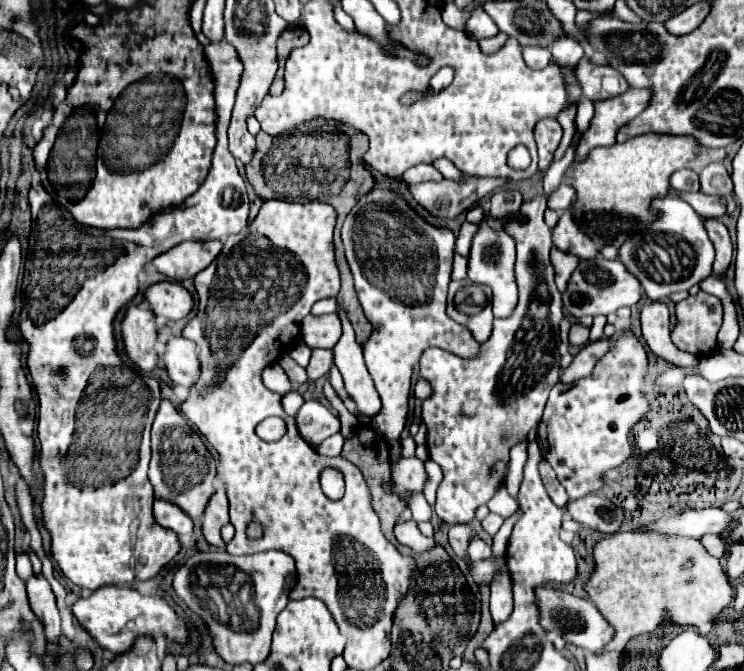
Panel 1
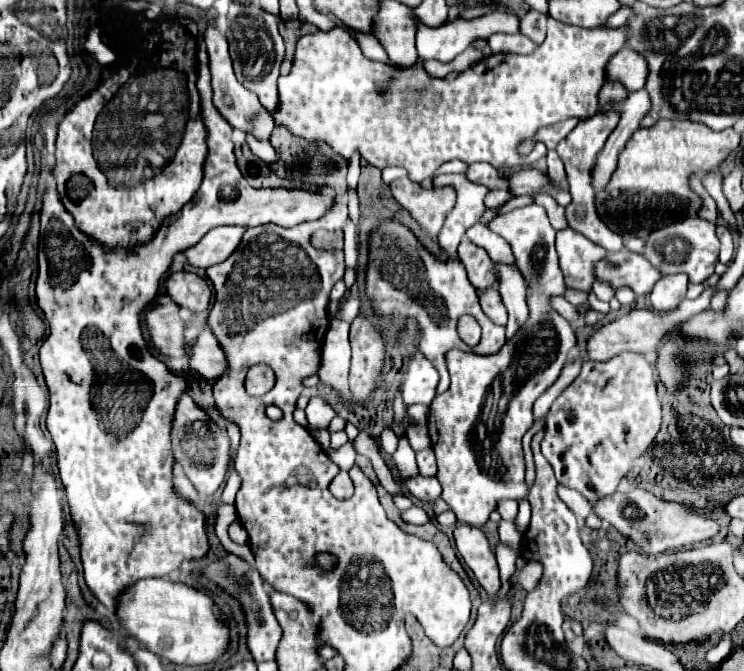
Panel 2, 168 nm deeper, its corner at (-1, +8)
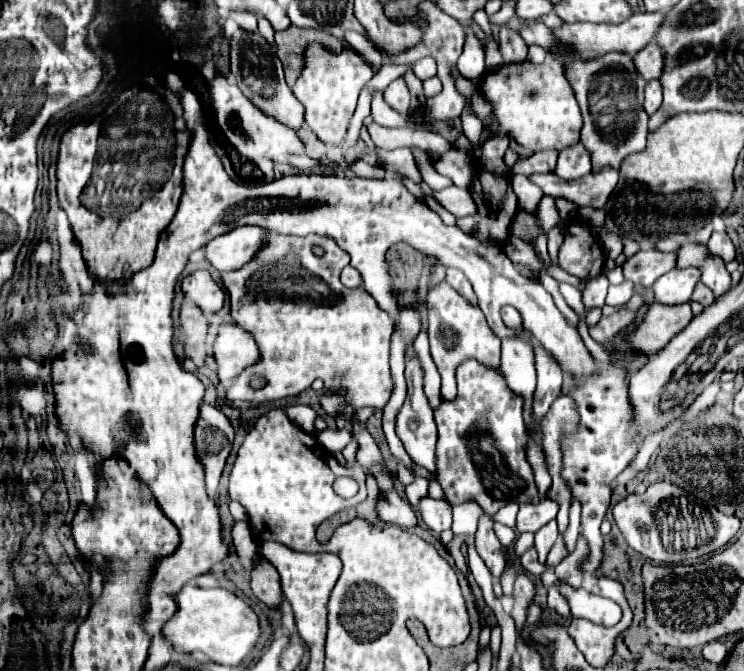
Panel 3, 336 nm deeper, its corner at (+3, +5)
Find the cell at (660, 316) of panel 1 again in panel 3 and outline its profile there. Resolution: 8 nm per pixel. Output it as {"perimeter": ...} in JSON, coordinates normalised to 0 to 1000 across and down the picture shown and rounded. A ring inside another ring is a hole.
{"perimeter":[[[937,398],[902,401],[878,425],[880,446],[886,452],[897,452],[897,455],[923,452],[929,446],[934,425],[940,422],[940,416],[942,416],[942,404]]]}

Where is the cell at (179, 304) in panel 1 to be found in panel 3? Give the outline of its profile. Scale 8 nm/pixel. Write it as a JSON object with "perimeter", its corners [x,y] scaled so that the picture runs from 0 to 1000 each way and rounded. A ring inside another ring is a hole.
{"perimeter":[[[262,404],[251,410],[246,419],[246,437],[257,443],[276,466],[292,466],[305,446],[297,419],[289,416],[281,404]]]}

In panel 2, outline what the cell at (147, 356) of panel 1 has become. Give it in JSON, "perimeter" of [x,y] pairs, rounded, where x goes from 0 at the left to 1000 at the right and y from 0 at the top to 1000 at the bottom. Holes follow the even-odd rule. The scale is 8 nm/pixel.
{"perimeter":[[[214,438],[203,456],[192,465],[192,477],[200,495],[200,510],[219,531],[246,528],[246,486],[235,462],[235,450],[224,438]]]}

